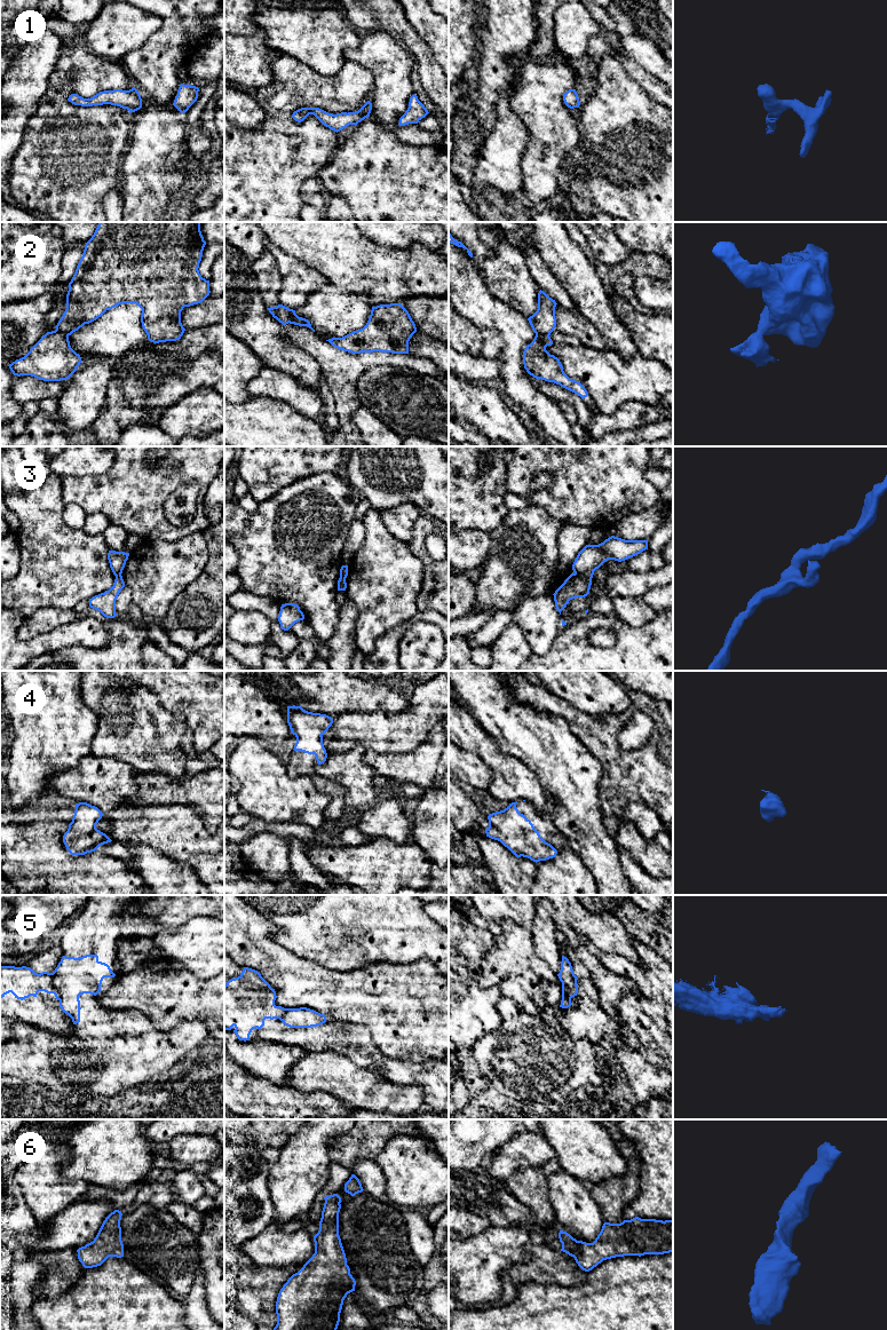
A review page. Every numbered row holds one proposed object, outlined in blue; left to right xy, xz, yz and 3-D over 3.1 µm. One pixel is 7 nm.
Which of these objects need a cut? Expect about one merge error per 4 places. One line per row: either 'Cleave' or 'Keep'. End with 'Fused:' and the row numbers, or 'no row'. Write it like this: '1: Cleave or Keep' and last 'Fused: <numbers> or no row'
1: Keep
2: Cleave
3: Cleave
4: Keep
5: Cleave
6: Keep
Fused: 2, 3, 5

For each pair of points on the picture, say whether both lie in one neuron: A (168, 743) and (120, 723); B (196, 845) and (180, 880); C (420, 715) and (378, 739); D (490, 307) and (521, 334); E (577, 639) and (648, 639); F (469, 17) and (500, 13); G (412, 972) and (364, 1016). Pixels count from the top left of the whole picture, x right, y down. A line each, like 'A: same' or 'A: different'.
A: same
B: different
C: same
D: same
E: same
F: different
G: same

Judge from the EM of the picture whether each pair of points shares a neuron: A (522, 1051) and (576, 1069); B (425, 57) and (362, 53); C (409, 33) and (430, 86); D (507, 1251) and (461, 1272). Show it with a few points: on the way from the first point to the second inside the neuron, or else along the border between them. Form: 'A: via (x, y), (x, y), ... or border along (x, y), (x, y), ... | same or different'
A: via (536, 1050), (556, 1050), (562, 1055) | same
B: border along (408, 52), (417, 62) | different
C: via (417, 46), (425, 57), (430, 73) | same
D: via (496, 1251), (483, 1257), (473, 1266) | same

